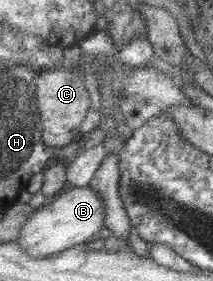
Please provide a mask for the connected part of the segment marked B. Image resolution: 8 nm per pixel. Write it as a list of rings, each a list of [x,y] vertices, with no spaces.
[[[93,186],[70,187],[51,204],[35,211],[31,219],[22,227],[18,244],[34,258],[43,259],[59,255],[71,248],[86,246],[94,241],[95,234],[100,234],[106,227],[107,202]]]

